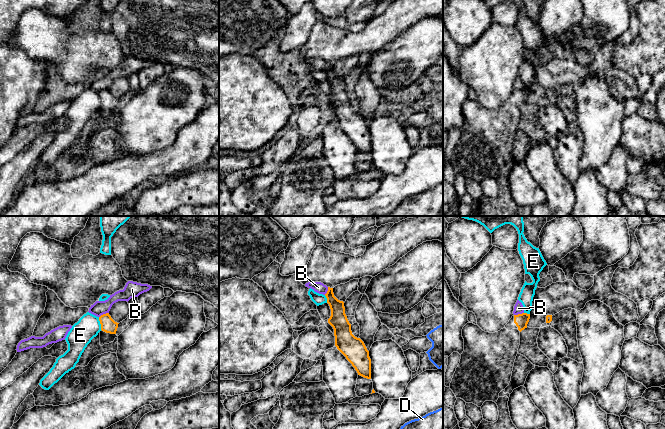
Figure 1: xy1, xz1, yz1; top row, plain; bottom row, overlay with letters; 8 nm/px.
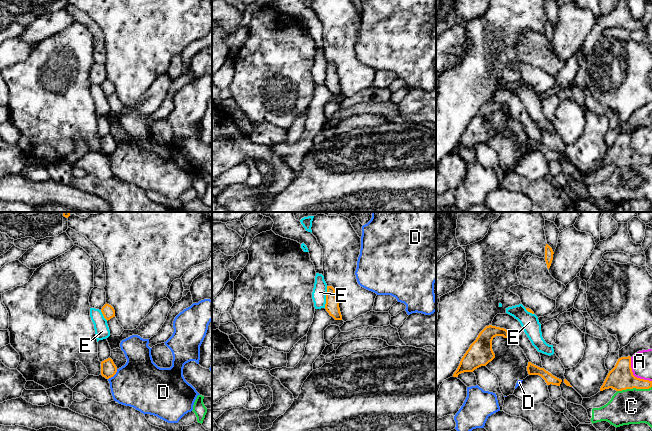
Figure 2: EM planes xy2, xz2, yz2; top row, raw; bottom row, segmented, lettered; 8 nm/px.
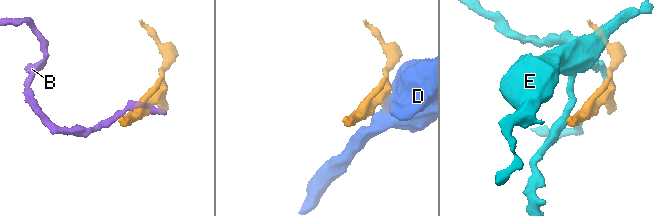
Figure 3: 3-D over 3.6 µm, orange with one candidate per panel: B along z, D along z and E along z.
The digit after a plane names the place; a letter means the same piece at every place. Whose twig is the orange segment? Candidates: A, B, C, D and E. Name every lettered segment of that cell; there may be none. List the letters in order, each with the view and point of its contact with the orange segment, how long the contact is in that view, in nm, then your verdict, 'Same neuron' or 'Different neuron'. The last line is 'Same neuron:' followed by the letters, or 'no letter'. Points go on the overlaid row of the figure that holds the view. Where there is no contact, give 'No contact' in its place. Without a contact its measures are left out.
A: Touches orange at yz2 (633, 375). Shared border 260 nm. Different neuron
B: Touches orange at xy1 (103, 314). Shared border 90 nm. Different neuron
C: Touches orange at yz2 (634, 387). Shared border 280 nm. Different neuron
D: Touches orange at xy2 (113, 375). Shared border 120 nm. Different neuron
E: Touches orange at xz2 (326, 297). Shared border 180 nm. Different neuron
Same neuron: no letter

